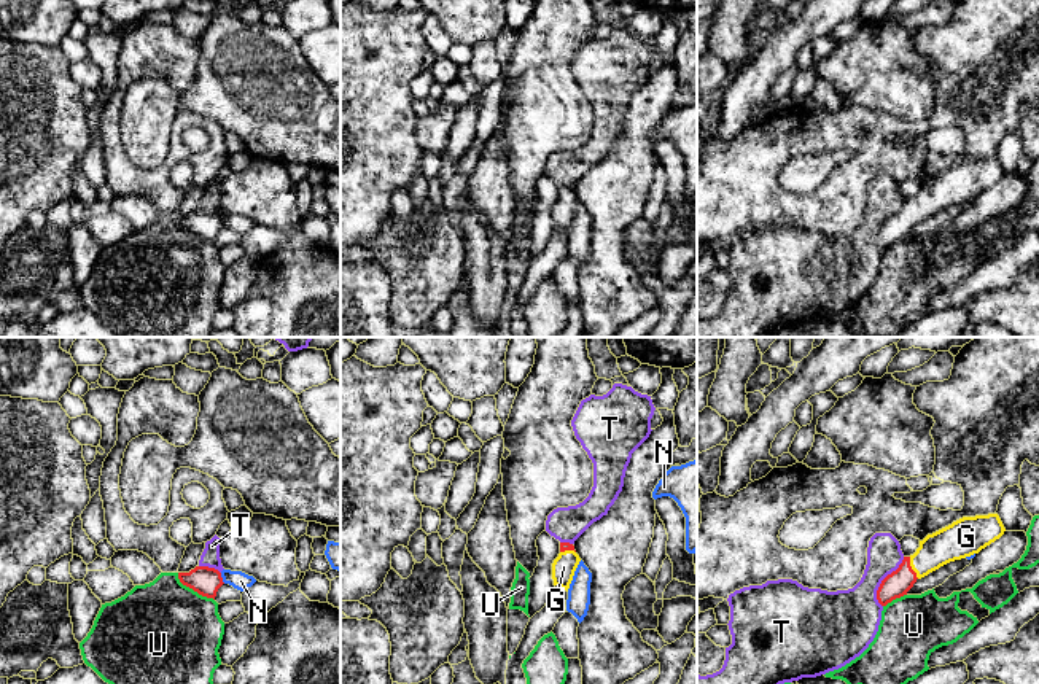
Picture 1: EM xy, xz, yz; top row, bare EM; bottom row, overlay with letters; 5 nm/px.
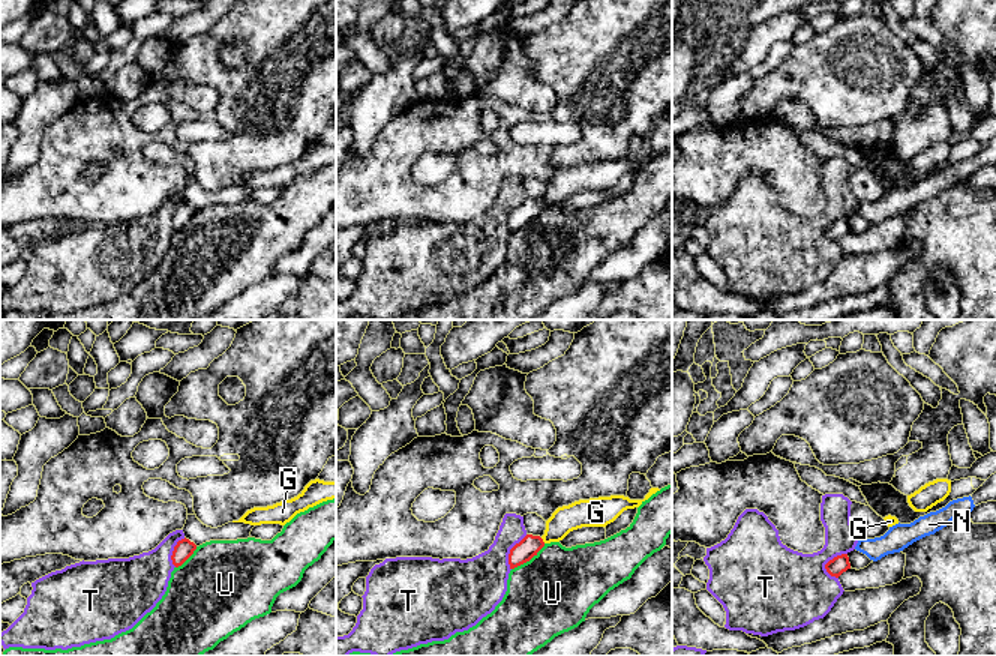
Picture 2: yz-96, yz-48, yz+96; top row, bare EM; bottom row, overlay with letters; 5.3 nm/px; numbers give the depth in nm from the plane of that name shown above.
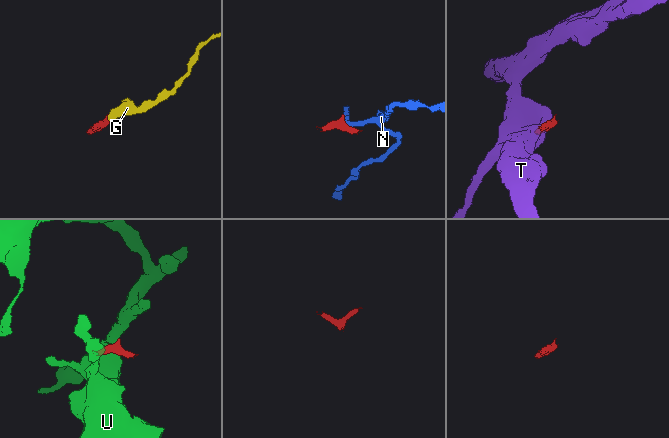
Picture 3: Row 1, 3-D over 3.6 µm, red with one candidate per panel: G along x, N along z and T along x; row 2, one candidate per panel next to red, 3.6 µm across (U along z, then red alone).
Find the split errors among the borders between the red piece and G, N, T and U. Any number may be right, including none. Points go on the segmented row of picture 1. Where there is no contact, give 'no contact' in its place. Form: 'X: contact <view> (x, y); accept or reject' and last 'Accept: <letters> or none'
G: contact yz (910, 568); accept
N: contact xy (221, 578); reject
T: contact yz (882, 581); reject
U: contact xy (193, 589); reject
Accept: G

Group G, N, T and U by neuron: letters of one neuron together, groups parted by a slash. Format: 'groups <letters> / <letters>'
groups G / N / T / U

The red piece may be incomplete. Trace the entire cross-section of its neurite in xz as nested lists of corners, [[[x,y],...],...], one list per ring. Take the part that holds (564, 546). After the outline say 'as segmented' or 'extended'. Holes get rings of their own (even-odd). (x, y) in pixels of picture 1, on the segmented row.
[[[560,542],[560,554],[552,563],[554,585],[558,585],[568,592],[579,562],[581,558],[574,552],[574,546],[570,542]]]; extended

